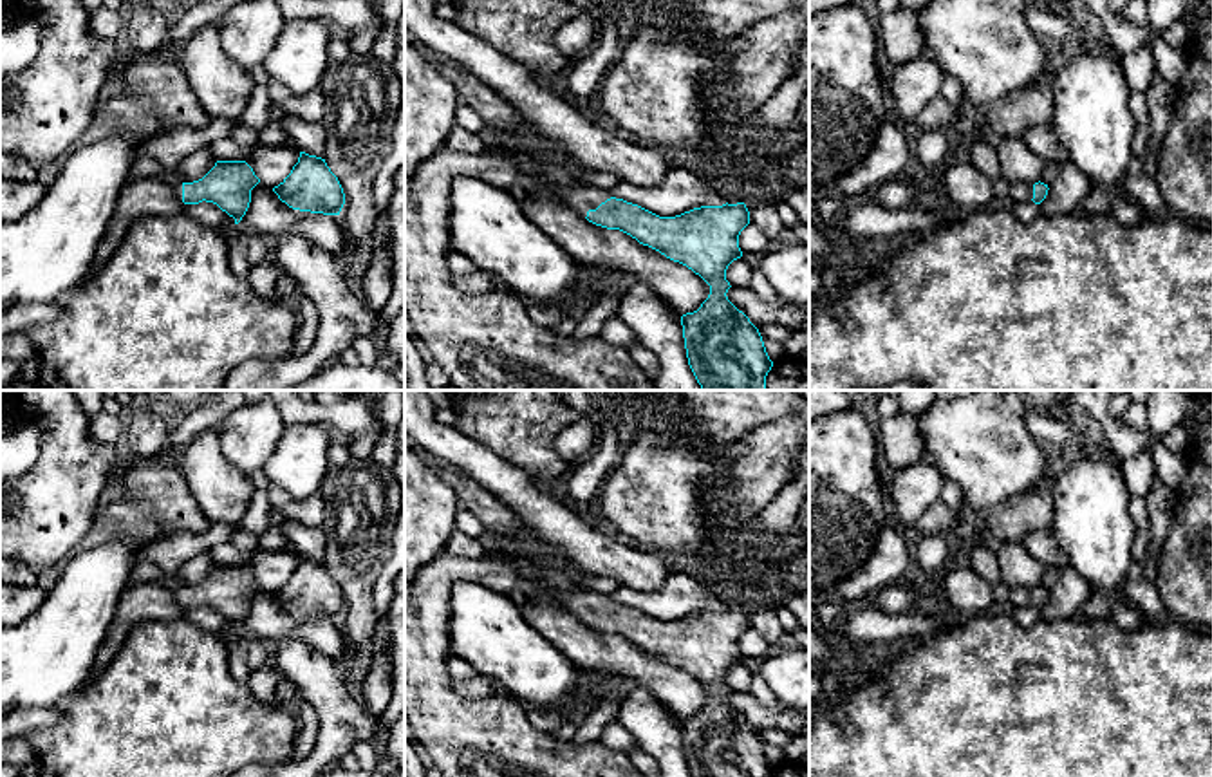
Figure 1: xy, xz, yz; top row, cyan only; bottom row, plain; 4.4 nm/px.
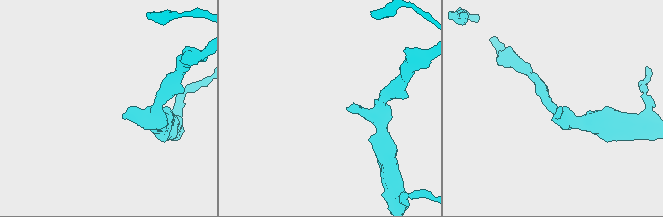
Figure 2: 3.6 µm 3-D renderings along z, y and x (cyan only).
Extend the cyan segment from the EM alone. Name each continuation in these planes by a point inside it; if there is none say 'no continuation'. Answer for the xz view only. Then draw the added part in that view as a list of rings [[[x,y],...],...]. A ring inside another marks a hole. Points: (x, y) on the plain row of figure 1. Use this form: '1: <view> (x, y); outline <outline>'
1: xz (459, 736); outline [[[441,551],[417,571],[414,580],[405,580],[405,716],[424,761],[444,777],[643,777],[627,754],[611,750],[600,741],[573,744],[536,730],[527,717],[529,707],[513,696],[464,697],[453,690],[446,658],[450,589],[459,580],[471,580],[504,594],[544,593],[582,622],[612,602],[609,594],[578,584],[571,589],[555,589],[538,578],[526,578],[508,557],[500,555],[464,558]]]

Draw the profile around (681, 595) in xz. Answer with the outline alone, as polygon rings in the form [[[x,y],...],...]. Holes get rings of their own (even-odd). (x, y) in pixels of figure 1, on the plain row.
[[[668,573],[663,587],[652,593],[620,585],[609,593],[609,598],[659,622],[676,622],[701,611],[726,609],[726,604],[712,593],[710,585],[688,573]]]

